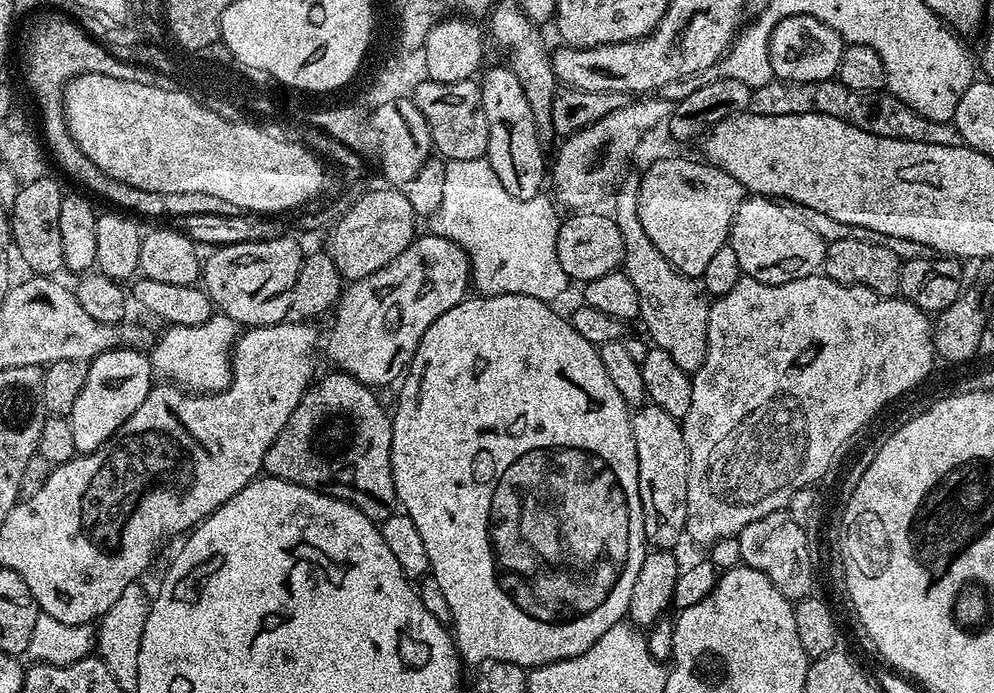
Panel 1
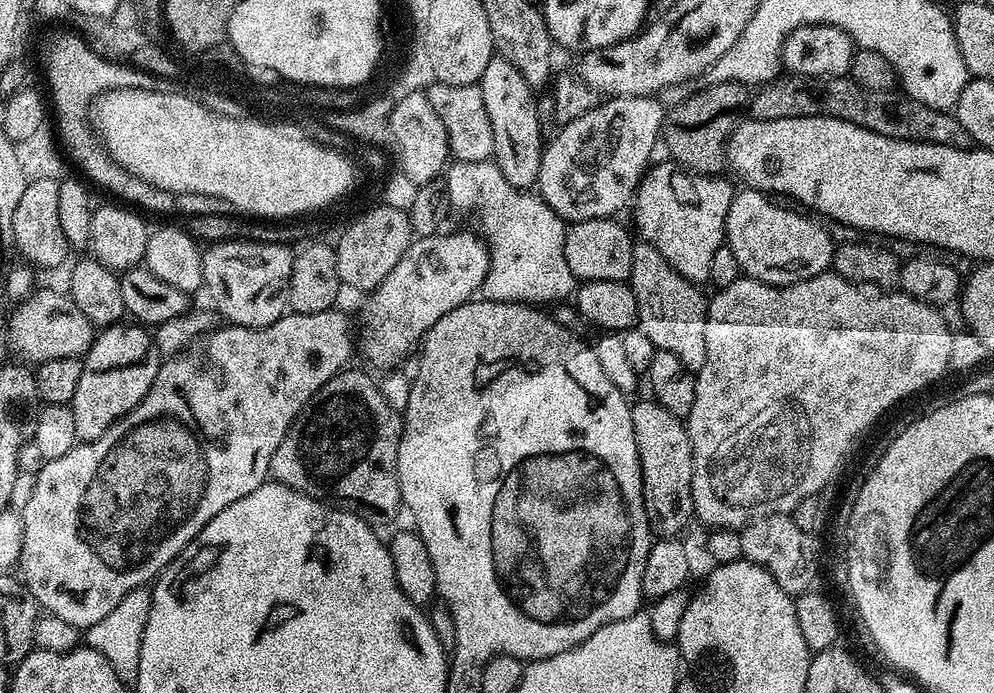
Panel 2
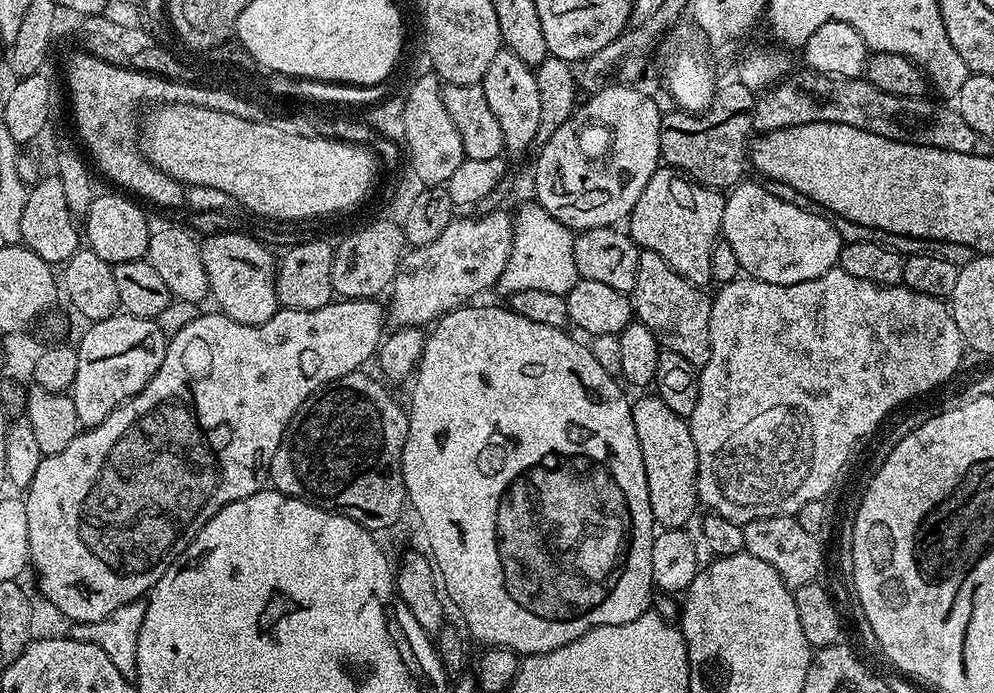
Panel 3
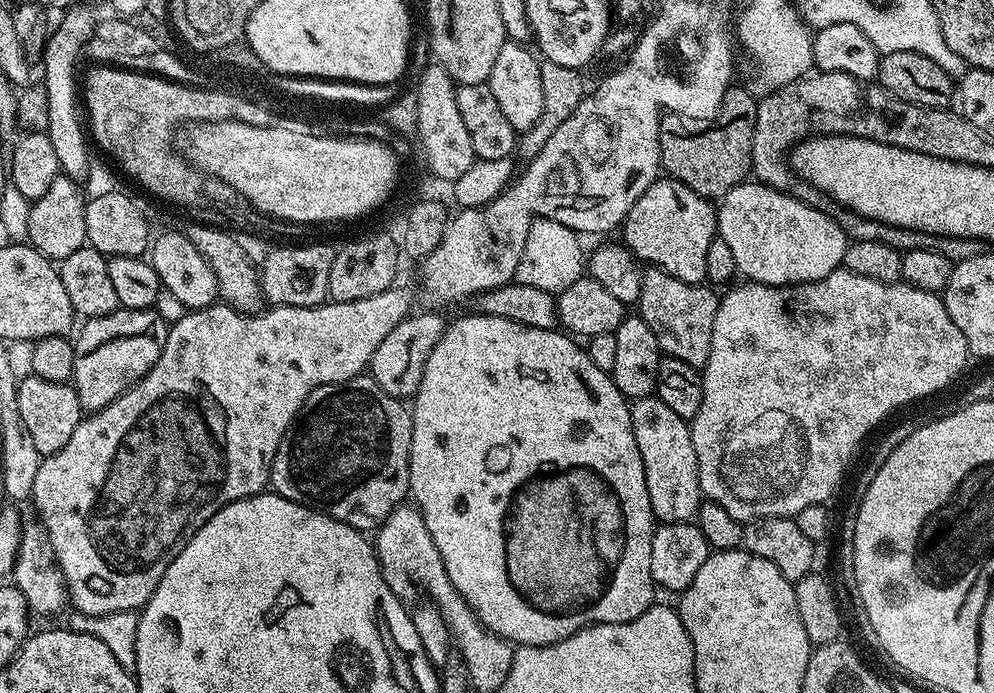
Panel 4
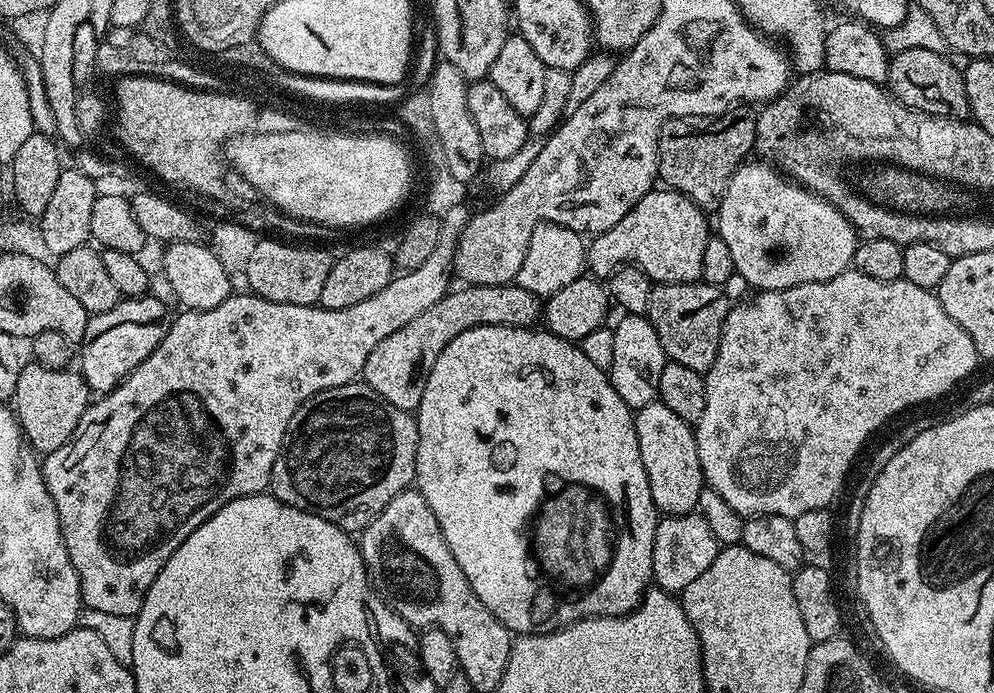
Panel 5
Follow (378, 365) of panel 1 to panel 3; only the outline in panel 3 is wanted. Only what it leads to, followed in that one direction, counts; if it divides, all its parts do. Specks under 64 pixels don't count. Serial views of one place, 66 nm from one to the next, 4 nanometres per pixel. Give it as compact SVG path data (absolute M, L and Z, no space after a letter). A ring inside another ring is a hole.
M499 210L494 213L486 214L485 216L478 216L473 218L471 215L465 214L461 218L453 218L450 222L450 226L446 226L446 230L442 230L442 234L438 238L434 238L434 242L430 242L426 246L421 248L412 248L411 251L405 255L404 259L400 262L400 269L396 272L396 279L392 282L392 287L390 289L390 297L392 296L392 305L389 303L386 308L387 315L396 323L395 327L397 329L411 328L413 326L428 326L433 322L440 319L445 312L452 312L456 308L463 308L469 303L468 300L471 296L476 296L479 292L484 292L488 287L499 285L500 275L502 270L506 270L508 265L508 259L512 257L512 229L514 227L514 220L511 215L508 216L504 210Z

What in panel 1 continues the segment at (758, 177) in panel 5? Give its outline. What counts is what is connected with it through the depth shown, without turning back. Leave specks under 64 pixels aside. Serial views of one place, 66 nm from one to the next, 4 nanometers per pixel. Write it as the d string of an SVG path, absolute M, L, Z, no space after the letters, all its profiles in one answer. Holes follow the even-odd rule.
M755 194L749 195L738 206L732 219L730 243L734 254L738 254L741 273L747 279L781 284L794 282L794 278L815 276L823 269L826 240L810 225L795 220L787 210L783 203Z

